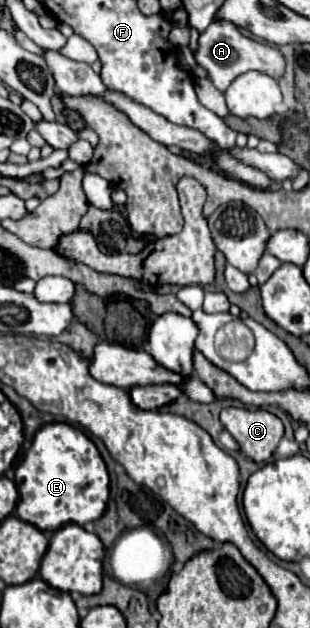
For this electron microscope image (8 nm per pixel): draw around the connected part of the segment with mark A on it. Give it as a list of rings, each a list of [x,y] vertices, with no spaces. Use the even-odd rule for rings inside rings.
[[[212,21],[212,25],[200,35],[200,49],[196,51],[196,61],[204,69],[208,69],[210,81],[216,85],[218,91],[226,91],[234,81],[234,77],[246,71],[260,71],[274,77],[276,81],[280,81],[286,73],[286,59],[278,47],[244,37],[232,23],[218,23],[218,21]]]

